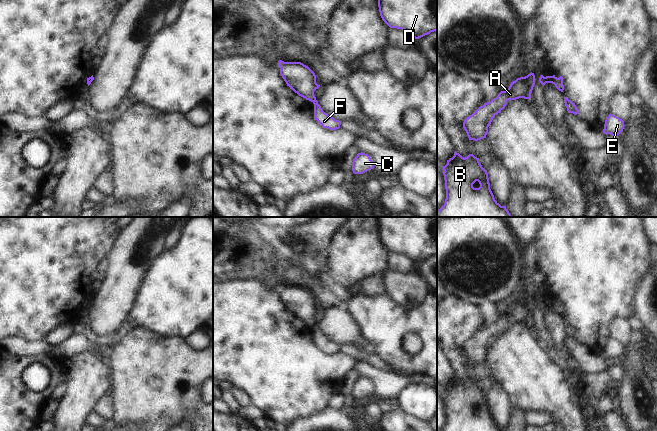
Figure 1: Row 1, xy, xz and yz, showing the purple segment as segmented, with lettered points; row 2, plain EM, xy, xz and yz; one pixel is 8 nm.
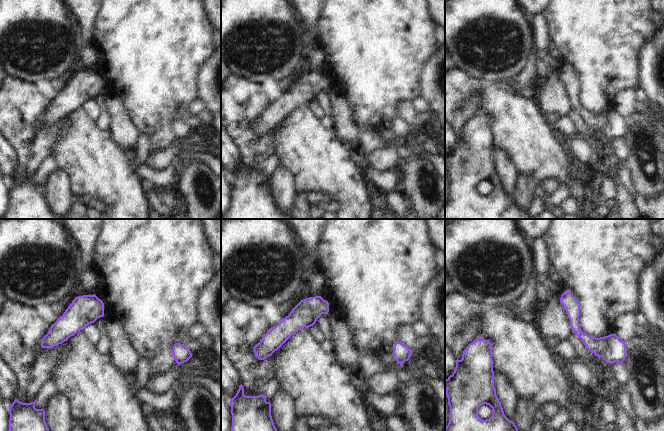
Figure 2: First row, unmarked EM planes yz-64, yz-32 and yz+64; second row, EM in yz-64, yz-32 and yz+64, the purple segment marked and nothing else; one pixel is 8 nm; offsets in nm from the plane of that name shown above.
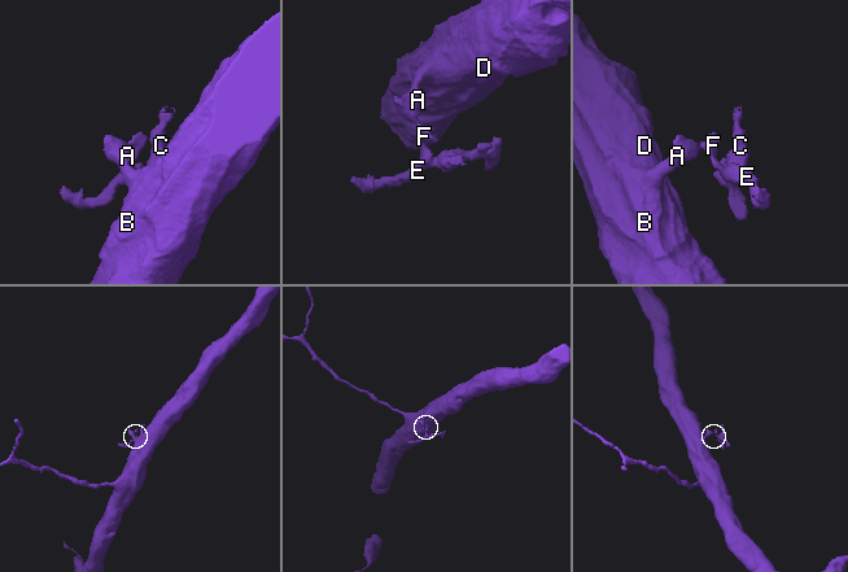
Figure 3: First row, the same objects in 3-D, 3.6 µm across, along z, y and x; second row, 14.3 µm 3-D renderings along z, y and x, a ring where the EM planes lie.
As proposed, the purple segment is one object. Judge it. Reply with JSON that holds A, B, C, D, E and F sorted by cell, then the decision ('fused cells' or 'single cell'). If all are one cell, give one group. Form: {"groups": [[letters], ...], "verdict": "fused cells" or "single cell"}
{"groups": [["A", "B", "D"], ["C", "E", "F"]], "verdict": "fused cells"}

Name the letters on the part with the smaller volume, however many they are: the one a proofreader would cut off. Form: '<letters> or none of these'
C, E, F

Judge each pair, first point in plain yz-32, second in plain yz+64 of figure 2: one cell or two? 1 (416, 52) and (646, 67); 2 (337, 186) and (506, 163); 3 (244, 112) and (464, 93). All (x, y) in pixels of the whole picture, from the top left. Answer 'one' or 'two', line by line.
1: two
2: two
3: one

